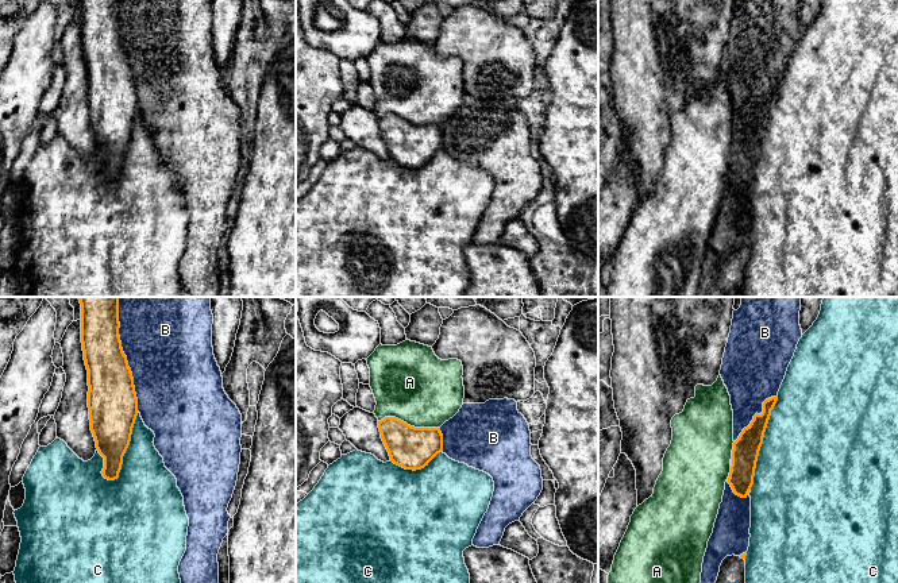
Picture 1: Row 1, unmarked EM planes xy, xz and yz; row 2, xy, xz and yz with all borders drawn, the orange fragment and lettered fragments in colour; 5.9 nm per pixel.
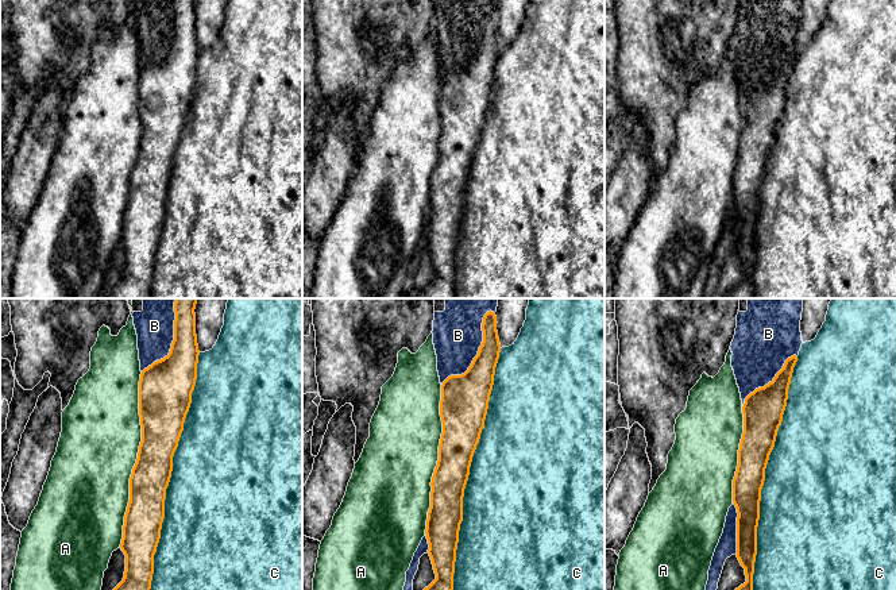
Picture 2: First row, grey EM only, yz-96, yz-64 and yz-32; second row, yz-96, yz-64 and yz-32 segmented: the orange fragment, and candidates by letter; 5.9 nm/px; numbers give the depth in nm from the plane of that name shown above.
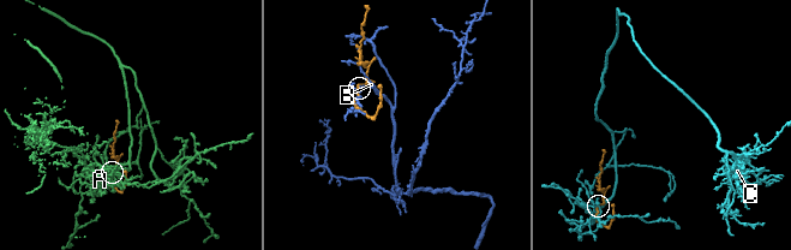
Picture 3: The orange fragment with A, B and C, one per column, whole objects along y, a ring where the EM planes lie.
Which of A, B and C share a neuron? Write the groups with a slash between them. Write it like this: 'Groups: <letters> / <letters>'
Groups: A / B / C

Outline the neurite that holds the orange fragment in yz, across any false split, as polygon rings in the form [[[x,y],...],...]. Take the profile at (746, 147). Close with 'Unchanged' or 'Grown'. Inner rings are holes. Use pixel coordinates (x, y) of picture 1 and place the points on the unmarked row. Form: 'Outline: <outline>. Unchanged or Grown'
Outline: [[[771,94],[763,100],[763,109],[755,112],[751,121],[743,127],[739,136],[733,140],[732,163],[728,175],[733,190],[741,196],[747,196],[755,174],[756,159],[760,144],[763,142],[764,130],[778,99]]]. Unchanged

